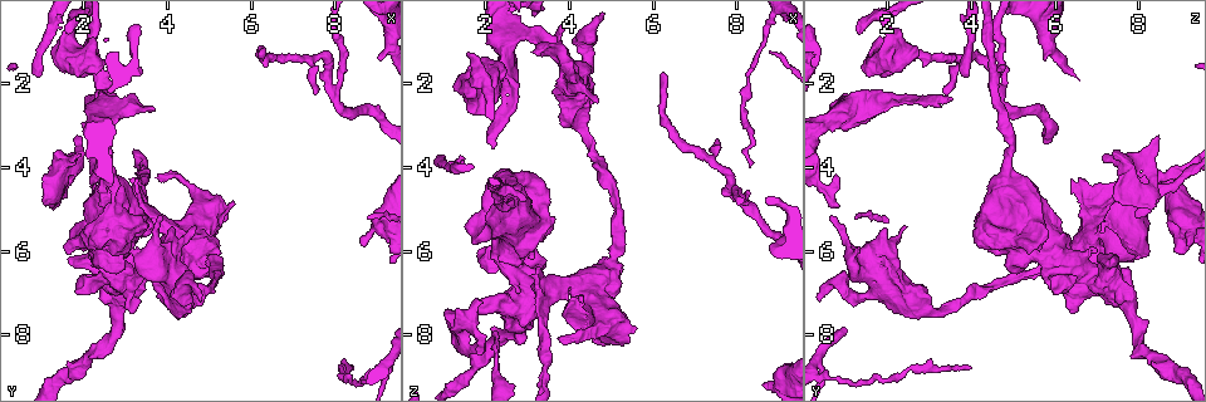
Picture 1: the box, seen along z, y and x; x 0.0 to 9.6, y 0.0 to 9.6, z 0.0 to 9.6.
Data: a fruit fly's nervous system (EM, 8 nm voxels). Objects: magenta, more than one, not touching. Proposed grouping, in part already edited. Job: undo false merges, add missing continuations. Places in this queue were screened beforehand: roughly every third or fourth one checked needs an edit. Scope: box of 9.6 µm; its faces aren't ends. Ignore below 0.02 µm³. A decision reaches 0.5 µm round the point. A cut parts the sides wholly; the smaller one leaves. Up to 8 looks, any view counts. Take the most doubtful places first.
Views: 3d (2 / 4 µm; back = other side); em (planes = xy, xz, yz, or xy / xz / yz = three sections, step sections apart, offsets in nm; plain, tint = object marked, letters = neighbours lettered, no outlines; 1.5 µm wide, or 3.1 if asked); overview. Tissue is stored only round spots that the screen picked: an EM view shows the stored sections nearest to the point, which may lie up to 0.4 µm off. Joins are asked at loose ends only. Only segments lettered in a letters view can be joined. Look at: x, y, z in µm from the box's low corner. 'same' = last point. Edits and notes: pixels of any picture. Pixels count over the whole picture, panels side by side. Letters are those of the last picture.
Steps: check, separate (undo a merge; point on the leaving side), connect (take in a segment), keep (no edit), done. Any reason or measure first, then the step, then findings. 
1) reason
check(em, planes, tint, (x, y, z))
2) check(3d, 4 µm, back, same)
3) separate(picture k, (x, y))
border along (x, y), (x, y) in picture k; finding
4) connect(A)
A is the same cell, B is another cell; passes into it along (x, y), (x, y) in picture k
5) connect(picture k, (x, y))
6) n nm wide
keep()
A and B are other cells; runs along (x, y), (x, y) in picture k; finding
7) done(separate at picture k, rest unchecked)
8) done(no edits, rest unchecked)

thin end
check(em, xy, step 4, letters, (2.25, 2.35, 3.45))

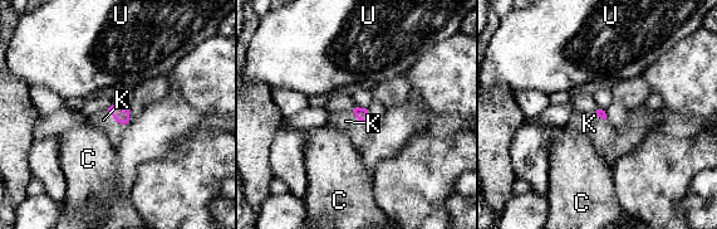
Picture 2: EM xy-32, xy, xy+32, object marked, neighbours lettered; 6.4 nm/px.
connect(K)
K is the same cell, C and U are other cells; passes into it along (361, 113), (359, 118), (345, 121) in picture 2; the neuron continues

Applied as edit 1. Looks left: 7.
free end
check(em, yz, step 8, letters, (1.55, 0.80, 1.35))

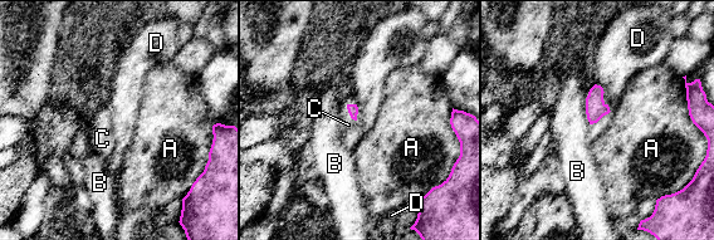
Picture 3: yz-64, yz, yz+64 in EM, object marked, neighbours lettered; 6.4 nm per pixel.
check(em, planes, letters, same)

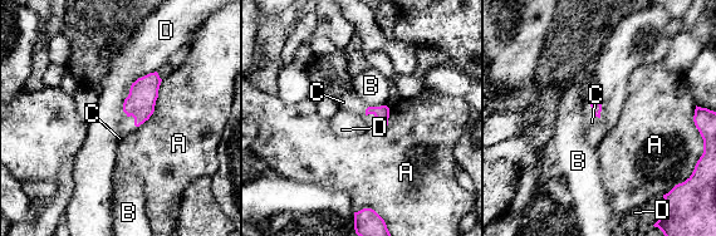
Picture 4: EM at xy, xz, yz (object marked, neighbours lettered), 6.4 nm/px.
connect(C)
C is the same cell, A, B and D are other cells; passes into it along (596, 106), (592, 109), (593, 136) in picture 4; the neuron continues

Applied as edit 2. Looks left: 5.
sudden change in width
check(em, yz, step 8, tint, (4.20, 7.30, 2.60))

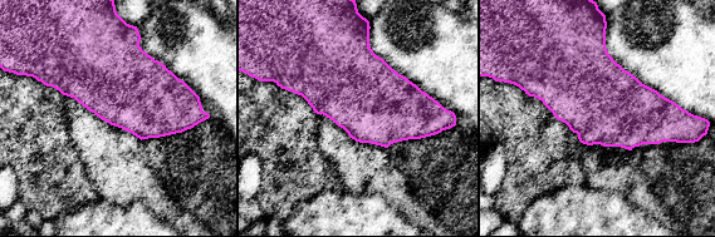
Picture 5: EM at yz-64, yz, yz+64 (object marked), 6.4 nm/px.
cut it another way
check(em, planes, letters, same)

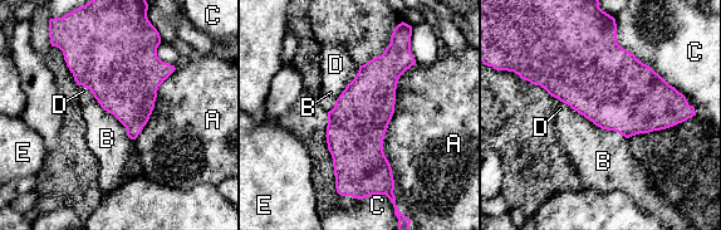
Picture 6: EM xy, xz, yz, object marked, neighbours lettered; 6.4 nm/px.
A touches over 700 nm
keep()
A, B, C, D and E are other cells; runs along (390, 52), (357, 123), (346, 192) in picture 6; all the same neuron

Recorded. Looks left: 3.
done(connect at picture 2, connect at picture 4, rest unchecked)

